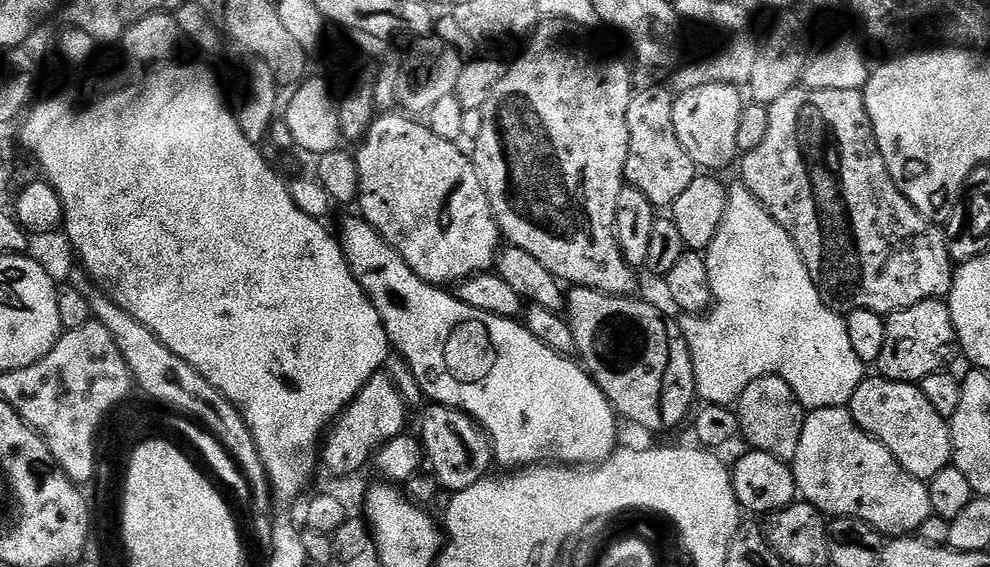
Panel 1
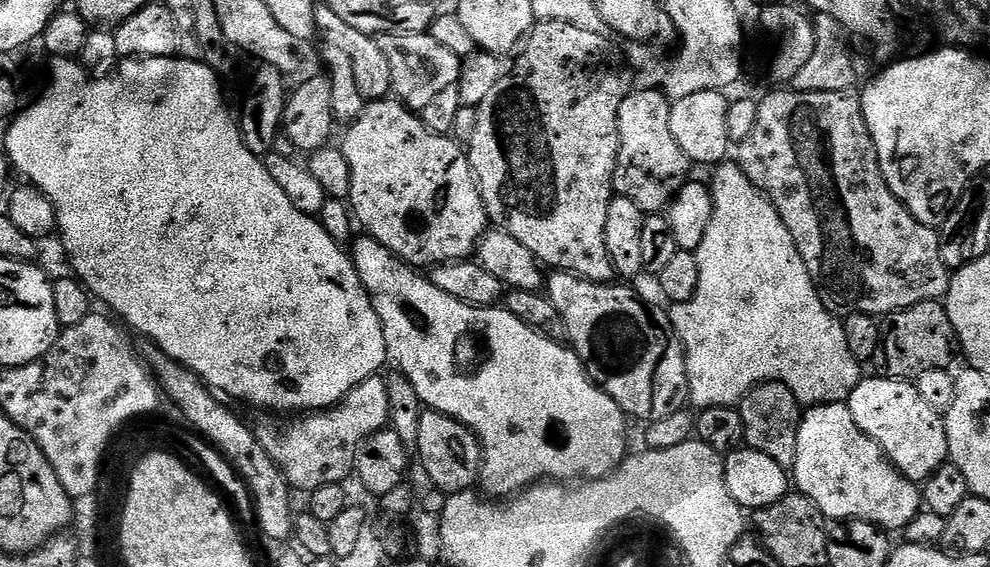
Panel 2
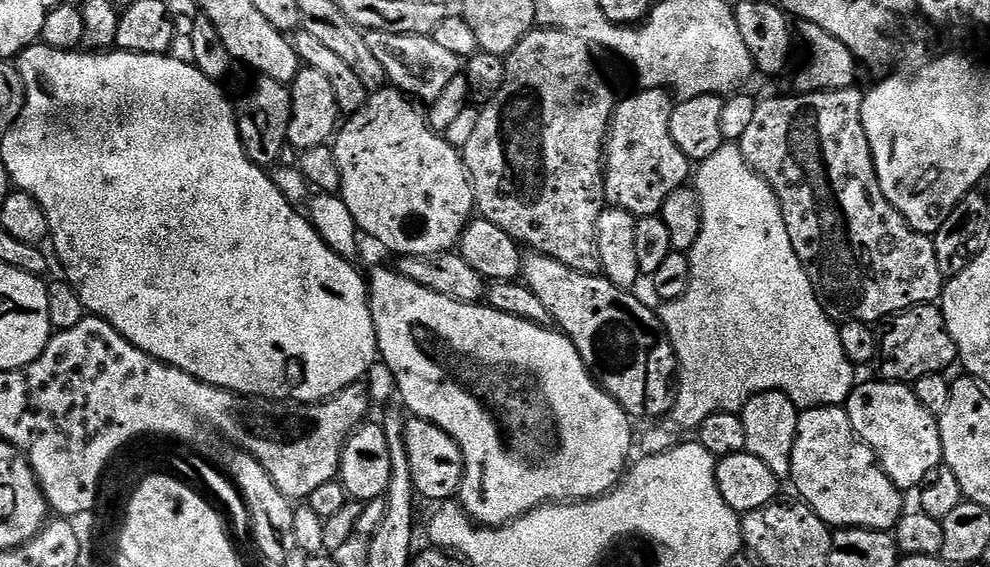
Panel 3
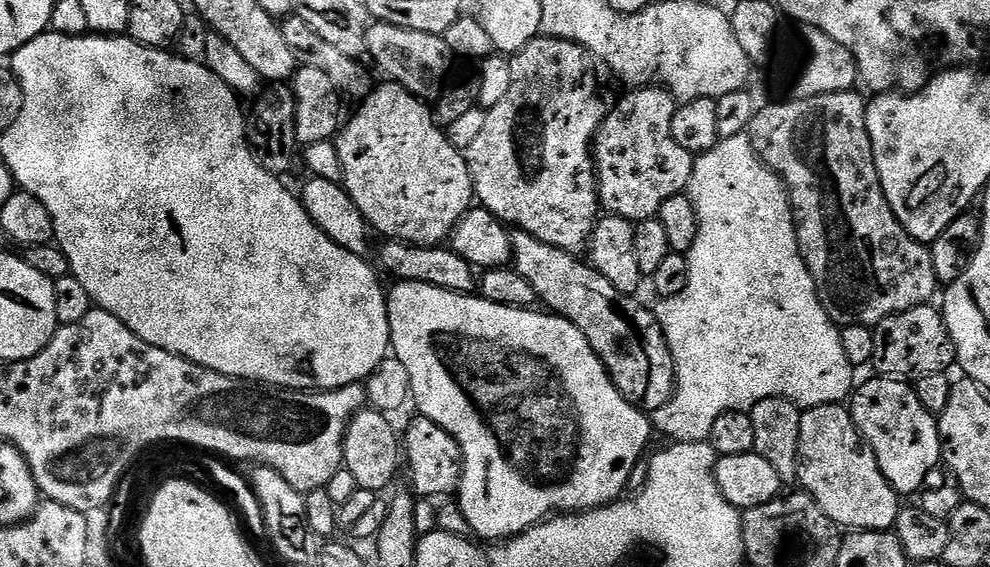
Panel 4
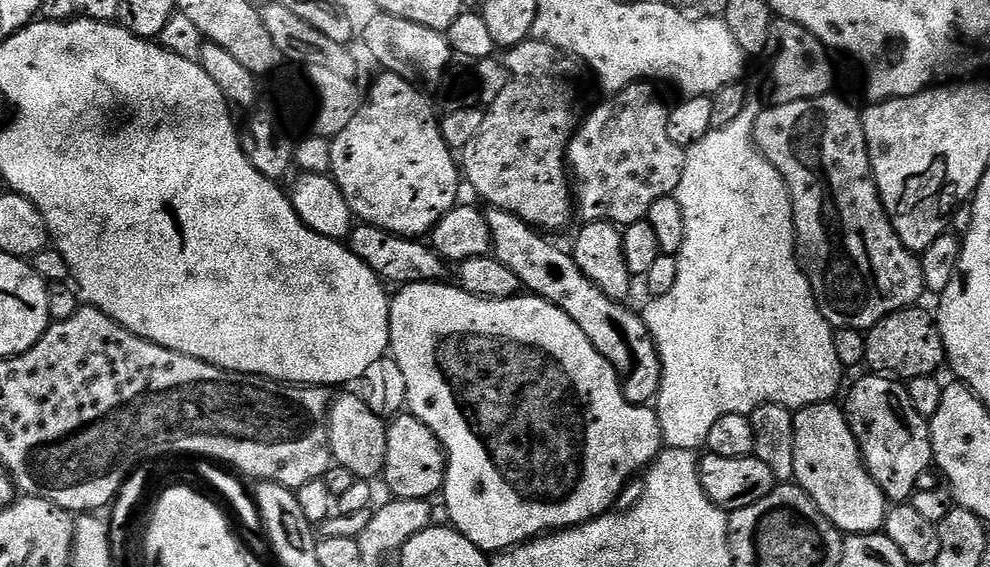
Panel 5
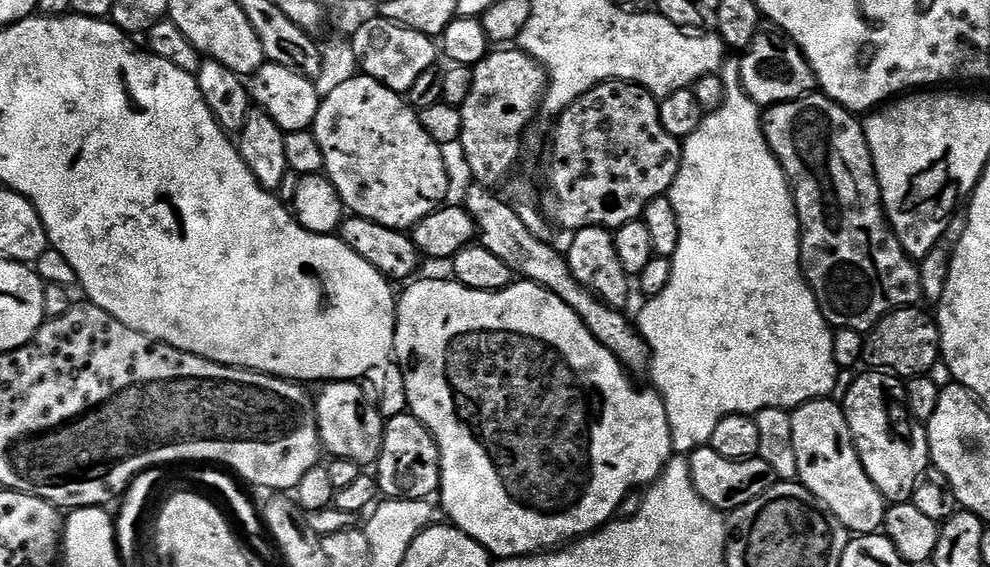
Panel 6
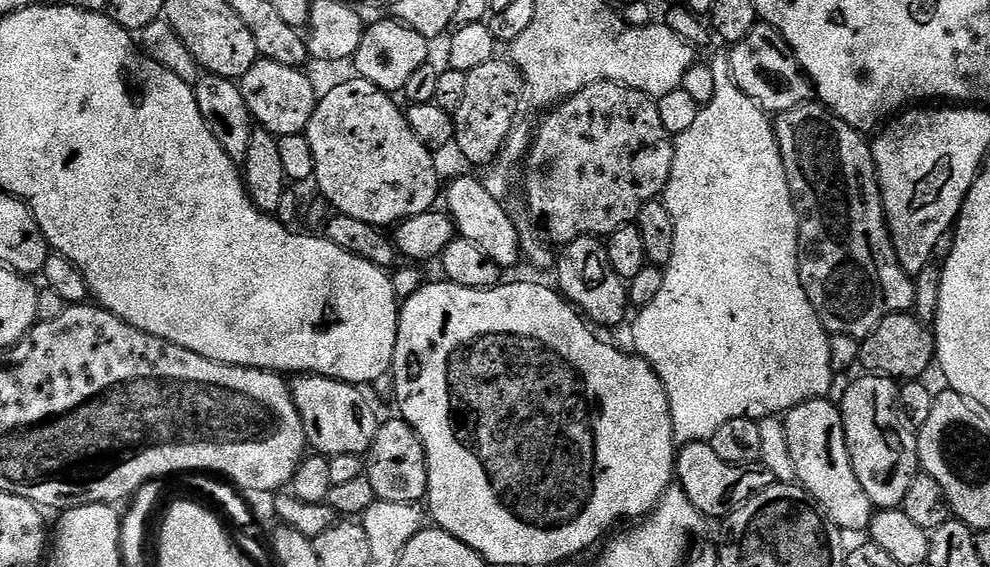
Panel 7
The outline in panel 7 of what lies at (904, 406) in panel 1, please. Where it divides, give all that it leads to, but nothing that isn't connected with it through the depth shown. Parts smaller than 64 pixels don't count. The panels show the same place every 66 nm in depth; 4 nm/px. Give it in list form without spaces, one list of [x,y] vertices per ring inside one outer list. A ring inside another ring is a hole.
[[[860,374],[838,400],[850,462],[873,509],[900,508],[910,482],[921,471],[917,433],[900,407],[900,390],[890,376]]]

